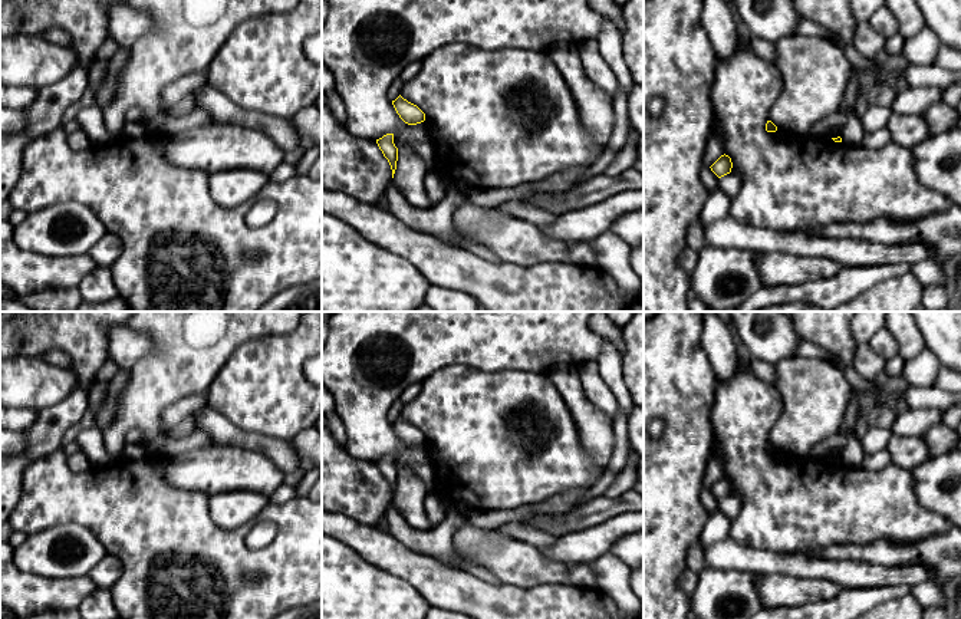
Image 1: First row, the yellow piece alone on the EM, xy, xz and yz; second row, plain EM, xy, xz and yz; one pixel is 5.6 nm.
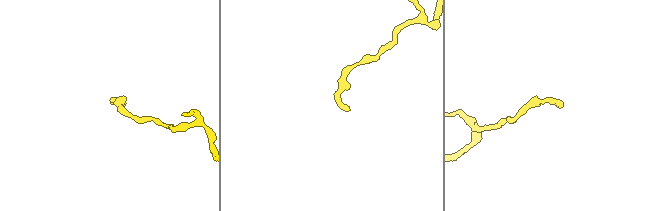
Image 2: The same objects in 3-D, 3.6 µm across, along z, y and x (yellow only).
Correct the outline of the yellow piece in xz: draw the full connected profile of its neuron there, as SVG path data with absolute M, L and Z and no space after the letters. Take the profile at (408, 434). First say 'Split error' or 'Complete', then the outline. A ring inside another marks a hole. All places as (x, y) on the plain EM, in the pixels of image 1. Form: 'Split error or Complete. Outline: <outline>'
Complete. Outline: M401 416L392 422L392 427L399 439L408 447L417 447L425 442L425 435L417 427L404 421Z

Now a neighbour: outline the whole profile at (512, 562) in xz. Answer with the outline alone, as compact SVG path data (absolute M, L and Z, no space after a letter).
M468 520L454 531L452 544L457 551L465 554L477 566L487 569L501 585L523 589L547 583L572 585L567 576L567 564L547 559L539 547L494 530L480 529Z

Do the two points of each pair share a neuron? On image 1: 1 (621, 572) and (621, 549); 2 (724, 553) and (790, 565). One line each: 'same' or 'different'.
1: different
2: same

